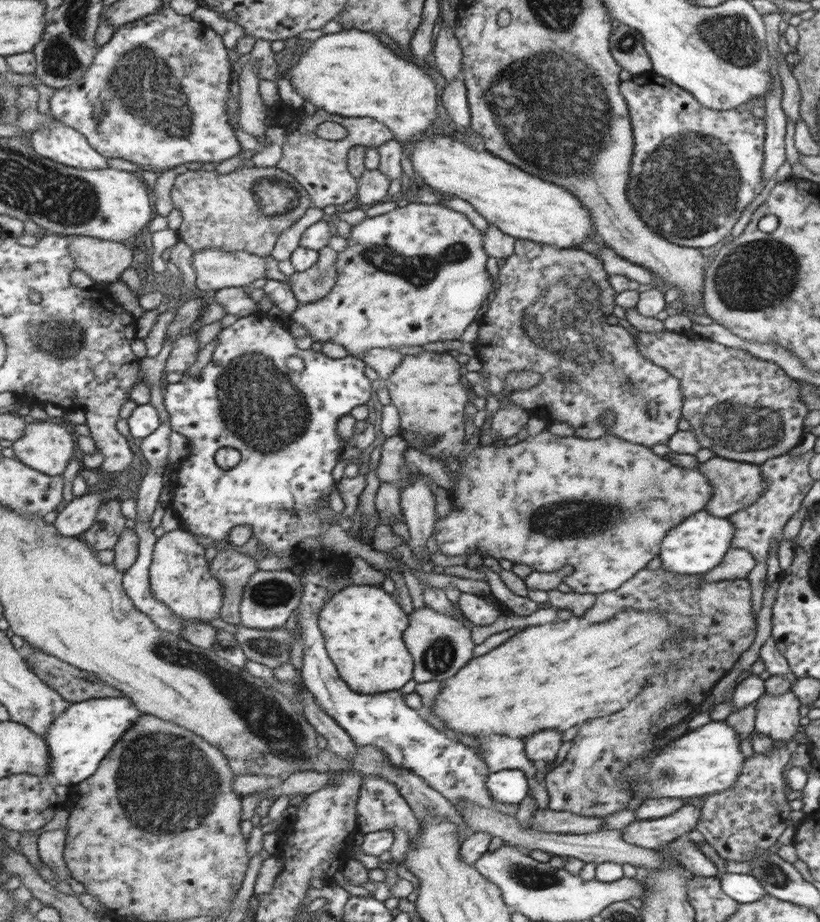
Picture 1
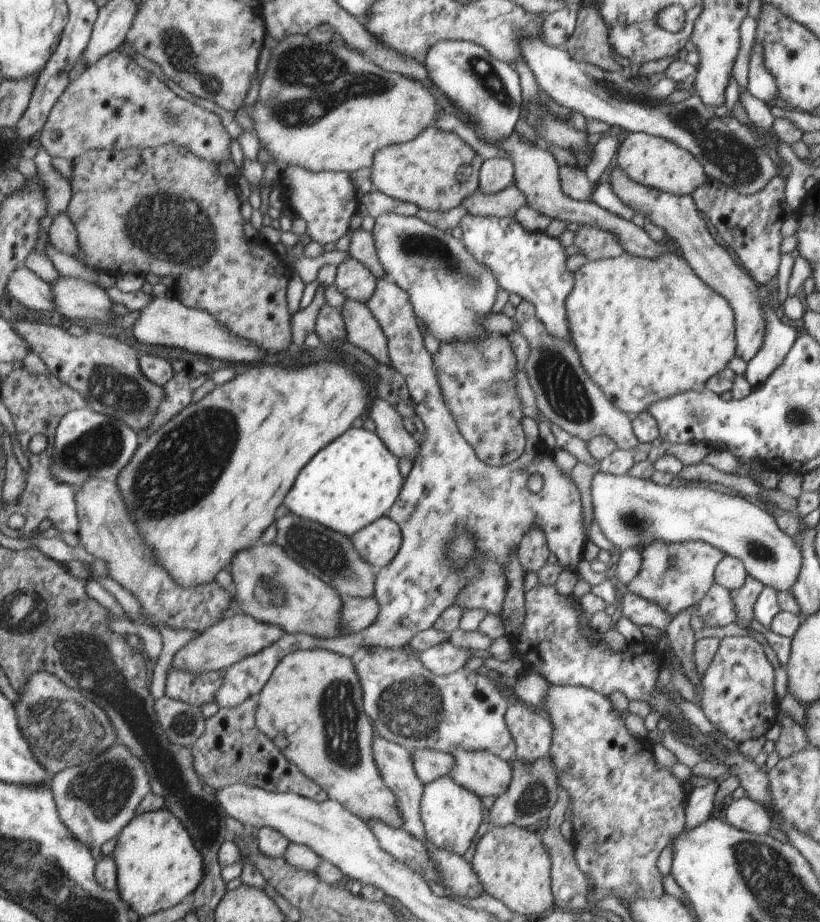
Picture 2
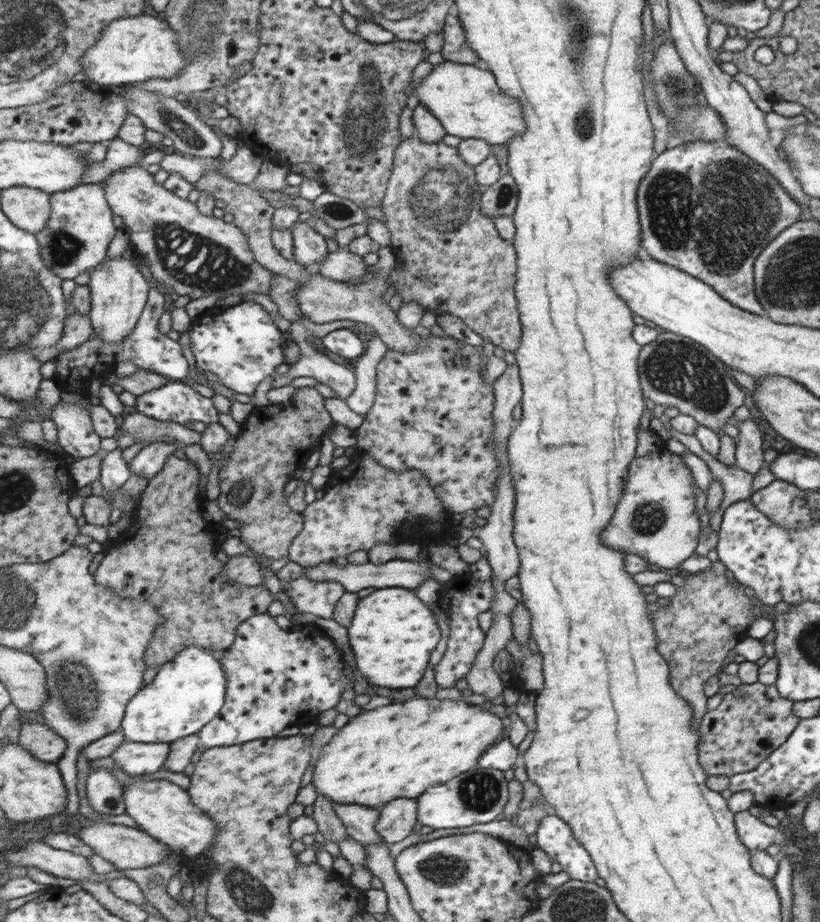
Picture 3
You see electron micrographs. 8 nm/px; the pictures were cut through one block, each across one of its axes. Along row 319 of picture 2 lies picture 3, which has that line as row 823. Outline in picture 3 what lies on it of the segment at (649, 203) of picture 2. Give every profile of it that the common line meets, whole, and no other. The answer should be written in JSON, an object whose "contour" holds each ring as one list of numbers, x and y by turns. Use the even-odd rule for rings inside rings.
{"contour":[[748,811,736,814,736,830,740,841,749,850,764,850,770,844,777,844,784,852,791,840,788,834,783,834,778,827,767,826,759,818,752,816]]}

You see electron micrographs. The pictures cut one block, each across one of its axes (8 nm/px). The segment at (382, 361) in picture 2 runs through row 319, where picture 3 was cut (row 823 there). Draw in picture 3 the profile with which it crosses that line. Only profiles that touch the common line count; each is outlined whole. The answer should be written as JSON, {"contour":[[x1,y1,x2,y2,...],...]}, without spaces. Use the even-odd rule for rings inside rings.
{"contour":[[334,803,334,808,353,840,363,846,381,841,380,836,375,832,375,819,379,815,377,809,345,803]]}

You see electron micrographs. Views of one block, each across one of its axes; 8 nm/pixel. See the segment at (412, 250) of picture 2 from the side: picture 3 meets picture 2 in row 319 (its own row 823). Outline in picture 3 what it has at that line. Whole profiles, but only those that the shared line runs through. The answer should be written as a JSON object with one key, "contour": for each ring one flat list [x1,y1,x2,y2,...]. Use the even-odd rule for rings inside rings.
{"contour":[[475,766,448,782,431,786,420,797,417,797,415,799,416,822,429,826,433,830,485,824,485,822,491,822,497,814,501,814,505,800,507,800,507,782,503,778,503,773,499,770,482,769]]}

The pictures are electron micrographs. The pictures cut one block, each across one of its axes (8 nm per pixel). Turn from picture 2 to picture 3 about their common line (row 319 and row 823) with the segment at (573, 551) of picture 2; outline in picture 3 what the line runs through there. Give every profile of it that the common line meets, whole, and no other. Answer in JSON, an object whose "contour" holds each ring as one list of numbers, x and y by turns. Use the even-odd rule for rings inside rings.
{"contour":[[396,798,381,809,375,819,375,832,380,836,381,841,386,844,393,844,403,840,414,832,417,818,417,806,415,799]]}

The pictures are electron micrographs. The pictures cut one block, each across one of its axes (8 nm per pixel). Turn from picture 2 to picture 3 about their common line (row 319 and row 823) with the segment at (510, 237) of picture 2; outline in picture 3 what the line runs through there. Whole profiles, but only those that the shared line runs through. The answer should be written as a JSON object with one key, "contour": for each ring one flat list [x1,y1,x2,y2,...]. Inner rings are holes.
{"contour":[[553,814,543,816,534,834,536,848,543,850,551,863,559,864,571,880,595,880,596,870,587,851,573,838,569,826,562,818]]}

